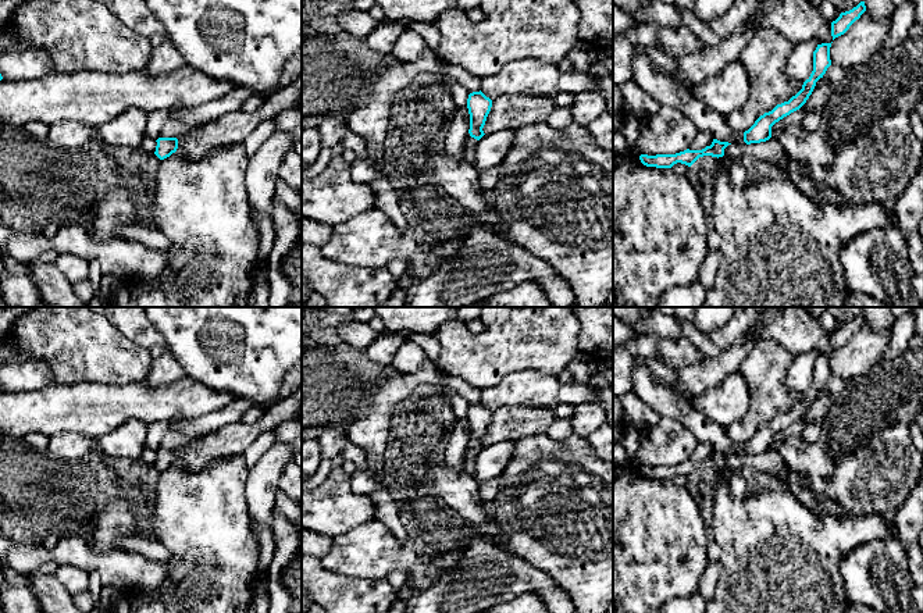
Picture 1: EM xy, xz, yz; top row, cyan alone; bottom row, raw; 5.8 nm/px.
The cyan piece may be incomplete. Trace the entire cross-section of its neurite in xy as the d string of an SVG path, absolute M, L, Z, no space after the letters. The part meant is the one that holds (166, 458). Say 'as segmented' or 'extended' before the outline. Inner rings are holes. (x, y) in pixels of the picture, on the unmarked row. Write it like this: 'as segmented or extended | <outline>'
as segmented | M158 449L154 466L164 471L170 468L178 460L178 450L177 449Z

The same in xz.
as segmented | M481 402L473 403L467 410L467 420L470 425L470 441L471 449L480 452L485 445L482 442L487 428L491 423L492 411L487 409Z

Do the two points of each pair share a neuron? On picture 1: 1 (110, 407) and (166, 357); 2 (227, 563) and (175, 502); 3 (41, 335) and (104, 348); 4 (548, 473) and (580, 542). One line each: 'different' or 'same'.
1: different
2: same
3: same
4: same

